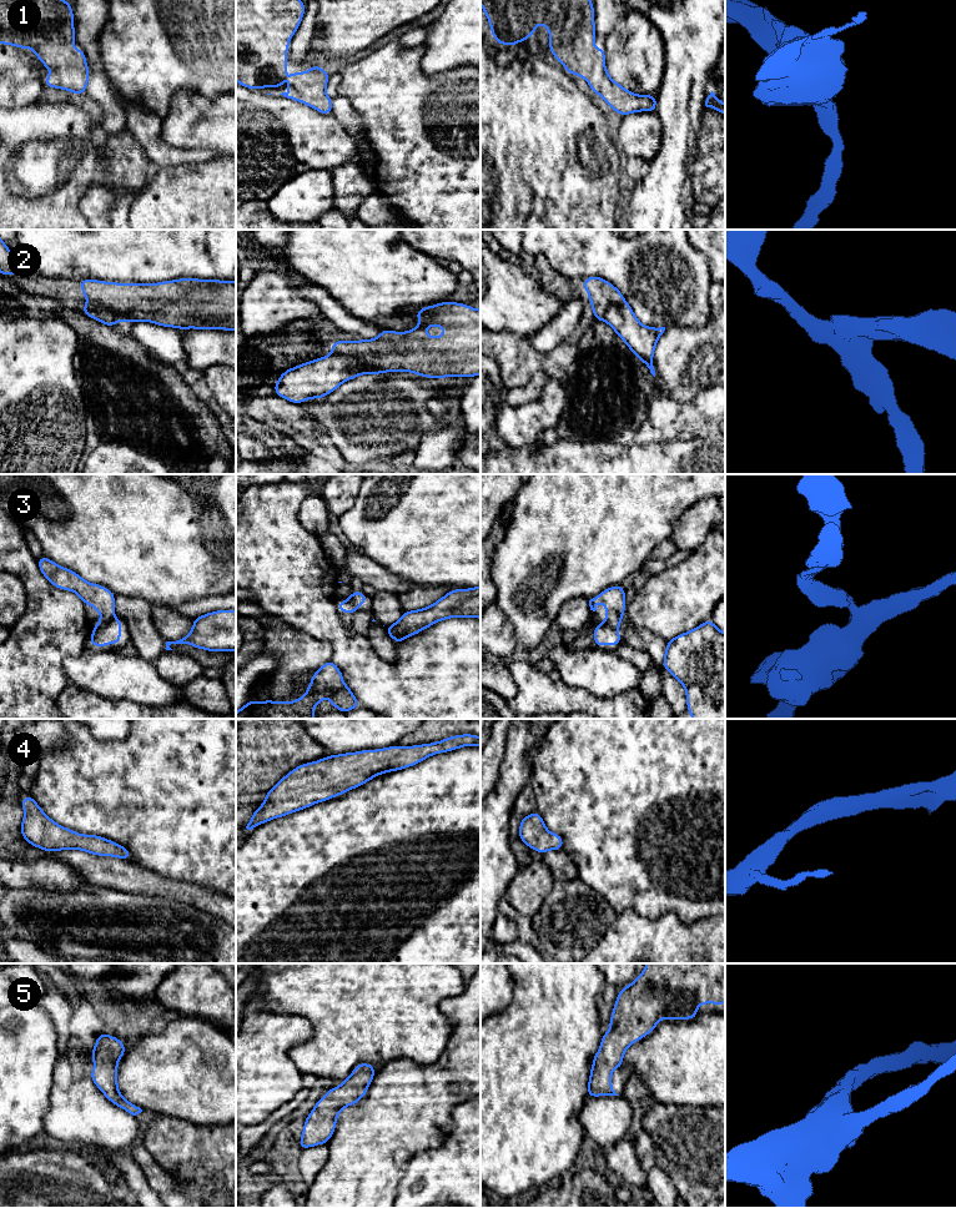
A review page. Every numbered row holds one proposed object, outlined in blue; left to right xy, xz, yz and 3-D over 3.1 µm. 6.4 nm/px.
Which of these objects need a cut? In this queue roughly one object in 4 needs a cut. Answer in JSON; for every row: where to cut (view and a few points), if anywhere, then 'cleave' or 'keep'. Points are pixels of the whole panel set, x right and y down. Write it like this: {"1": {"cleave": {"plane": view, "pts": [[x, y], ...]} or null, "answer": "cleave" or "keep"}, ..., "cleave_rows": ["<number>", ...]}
{"1": {"cleave": null, "answer": "keep"}, "2": {"cleave": {"plane": "xz", "pts": [[332, 353], [355, 356], [367, 367], [380, 368], [383, 372]]}, "answer": "cleave"}, "3": {"cleave": {"plane": "xy", "pts": [[114, 619], [97, 627]]}, "answer": "cleave"}, "4": {"cleave": null, "answer": "keep"}, "5": {"cleave": null, "answer": "keep"}, "cleave_rows": ["2", "3"]}

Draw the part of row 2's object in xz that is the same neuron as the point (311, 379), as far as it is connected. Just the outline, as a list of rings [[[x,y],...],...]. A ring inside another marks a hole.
[[[329,354],[285,371],[273,389],[275,394],[300,404],[310,398],[321,399],[357,376],[379,373],[384,372],[367,368],[356,357]]]

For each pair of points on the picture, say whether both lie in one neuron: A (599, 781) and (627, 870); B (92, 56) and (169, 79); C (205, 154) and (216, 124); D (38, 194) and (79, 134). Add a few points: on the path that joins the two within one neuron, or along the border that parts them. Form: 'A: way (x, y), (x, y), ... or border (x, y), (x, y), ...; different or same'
A: way (614, 804), (624, 814), (625, 847); same
B: border (100, 29), (97, 48), (102, 70); different
C: border (177, 149), (212, 149), (222, 155); different
D: way (38, 179), (38, 175), (64, 149); same

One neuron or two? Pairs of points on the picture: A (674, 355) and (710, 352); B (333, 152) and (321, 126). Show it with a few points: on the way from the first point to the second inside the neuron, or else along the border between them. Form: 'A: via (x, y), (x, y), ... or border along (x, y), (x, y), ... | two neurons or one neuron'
A: via (683, 355), (702, 353) | one neuron
B: via (327, 146), (321, 140), (321, 132) | one neuron

